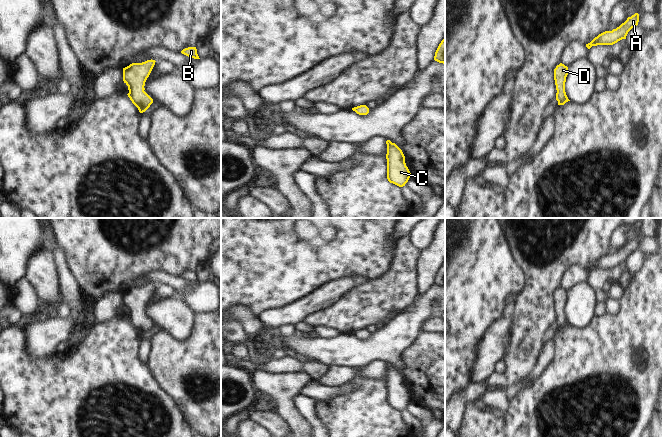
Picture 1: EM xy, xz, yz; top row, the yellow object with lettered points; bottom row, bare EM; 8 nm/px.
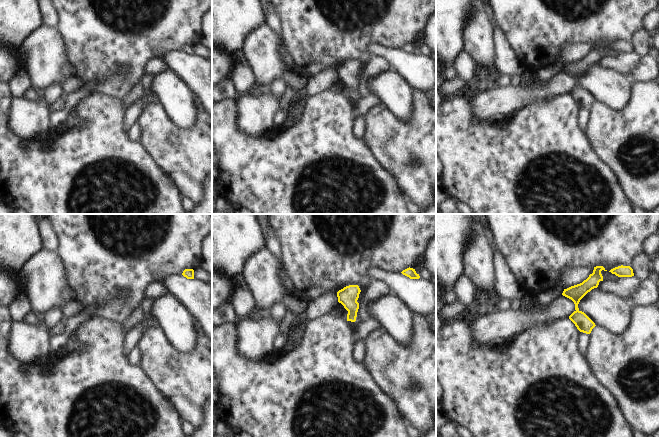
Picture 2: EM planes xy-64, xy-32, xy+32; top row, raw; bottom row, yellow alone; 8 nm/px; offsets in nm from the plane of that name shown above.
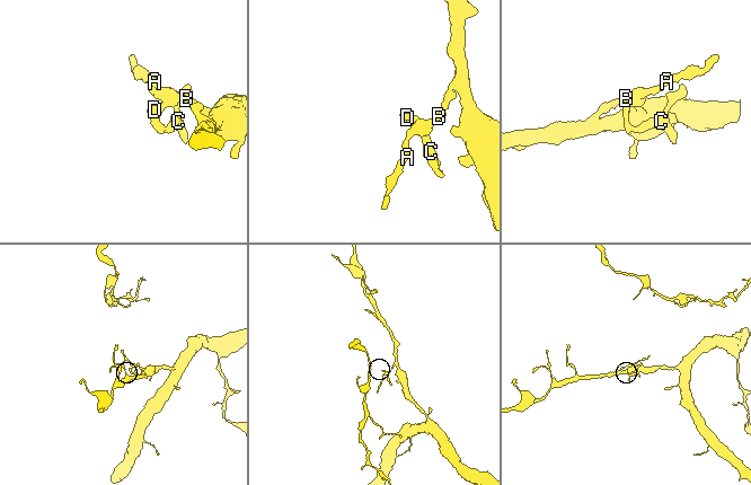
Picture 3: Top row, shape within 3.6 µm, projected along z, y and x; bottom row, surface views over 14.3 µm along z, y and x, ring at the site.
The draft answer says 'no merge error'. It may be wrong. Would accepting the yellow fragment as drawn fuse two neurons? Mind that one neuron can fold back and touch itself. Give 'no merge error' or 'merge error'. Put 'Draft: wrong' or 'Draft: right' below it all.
no merge error
Draft: right

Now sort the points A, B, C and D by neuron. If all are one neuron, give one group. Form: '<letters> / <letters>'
A B C D

